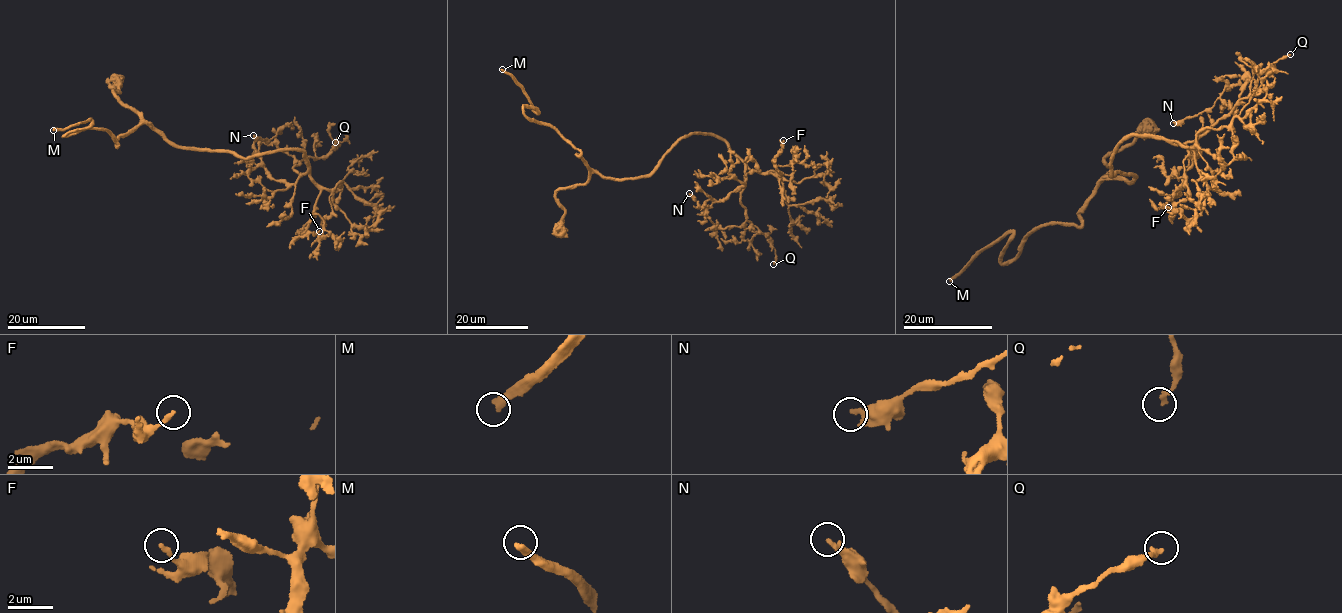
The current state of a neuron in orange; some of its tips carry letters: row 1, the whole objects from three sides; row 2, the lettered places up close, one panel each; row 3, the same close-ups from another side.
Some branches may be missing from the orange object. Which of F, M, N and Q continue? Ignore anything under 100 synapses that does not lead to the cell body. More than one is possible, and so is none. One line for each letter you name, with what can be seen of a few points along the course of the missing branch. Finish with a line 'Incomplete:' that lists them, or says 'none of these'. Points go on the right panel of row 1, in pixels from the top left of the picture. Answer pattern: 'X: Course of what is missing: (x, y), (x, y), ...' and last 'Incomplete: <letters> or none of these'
Incomplete: M

